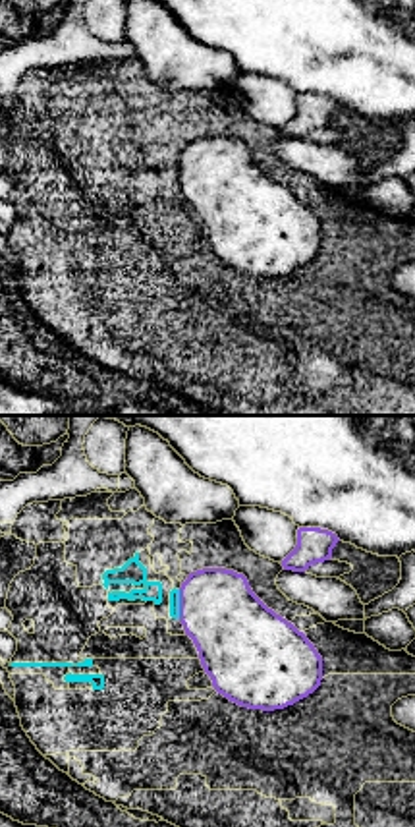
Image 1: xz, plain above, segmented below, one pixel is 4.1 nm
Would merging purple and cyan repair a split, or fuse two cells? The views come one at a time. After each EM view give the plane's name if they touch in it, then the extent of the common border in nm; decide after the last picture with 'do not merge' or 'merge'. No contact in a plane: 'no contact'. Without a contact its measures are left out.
meets purple in xz; contact 120 nm long

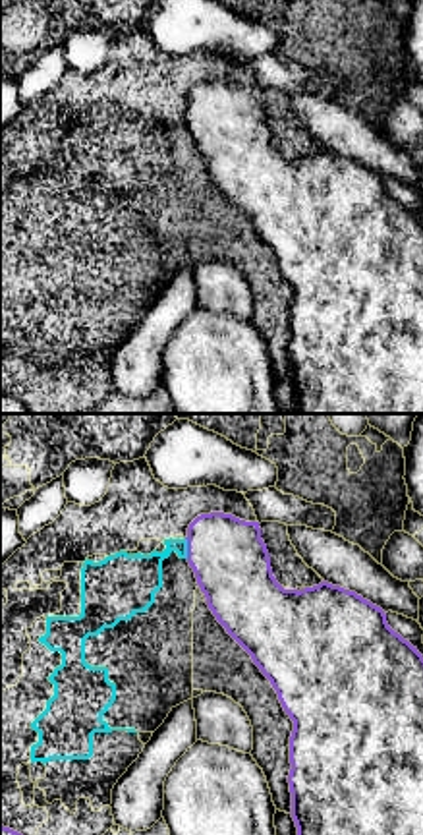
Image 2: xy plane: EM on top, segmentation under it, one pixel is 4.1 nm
meets purple in xy; contact 90 nm long

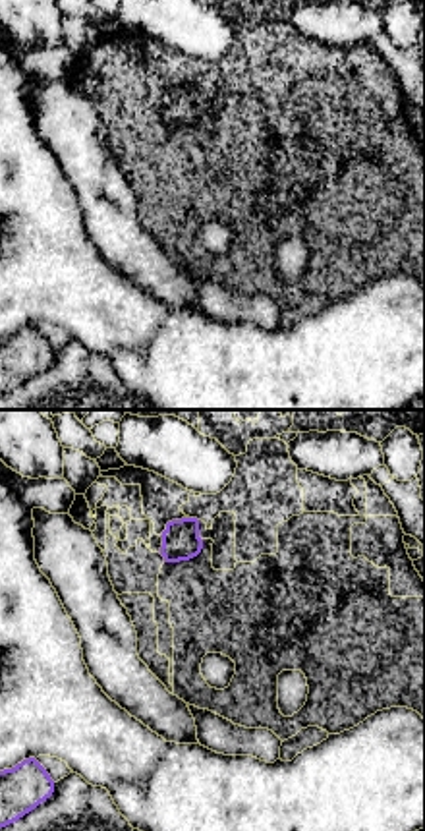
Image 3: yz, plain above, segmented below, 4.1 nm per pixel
no contact

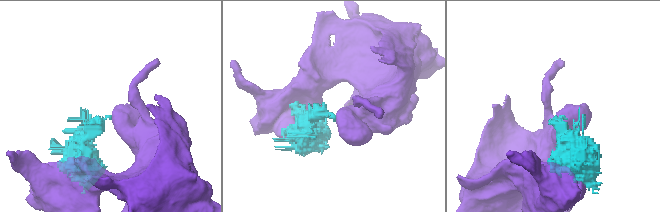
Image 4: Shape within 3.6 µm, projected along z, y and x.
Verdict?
do not merge

